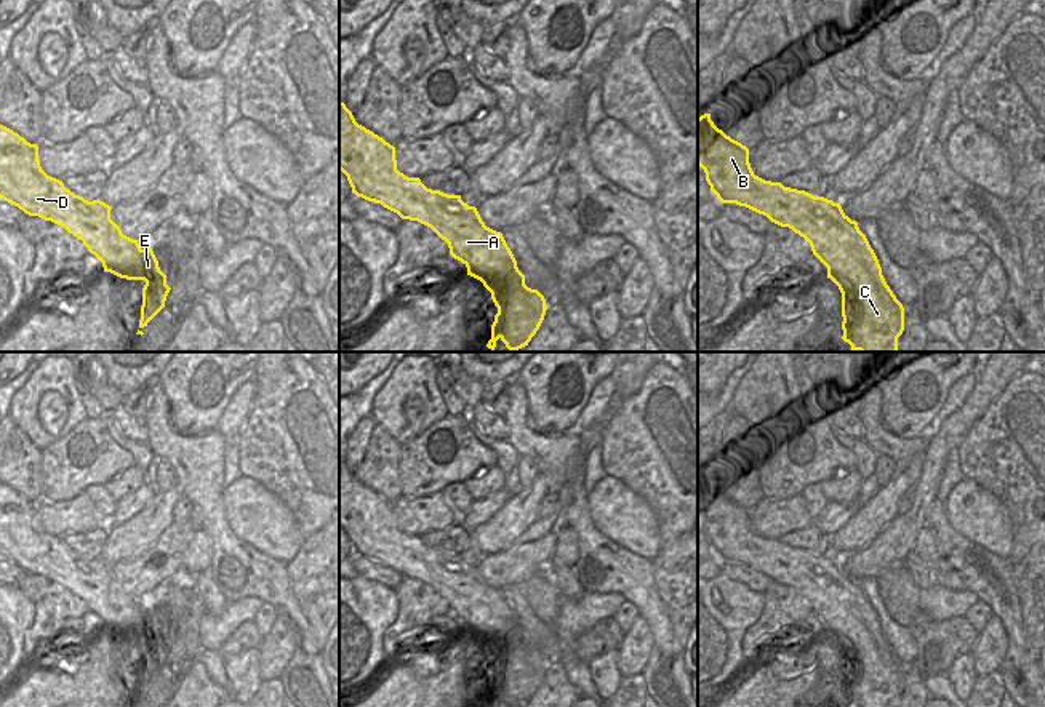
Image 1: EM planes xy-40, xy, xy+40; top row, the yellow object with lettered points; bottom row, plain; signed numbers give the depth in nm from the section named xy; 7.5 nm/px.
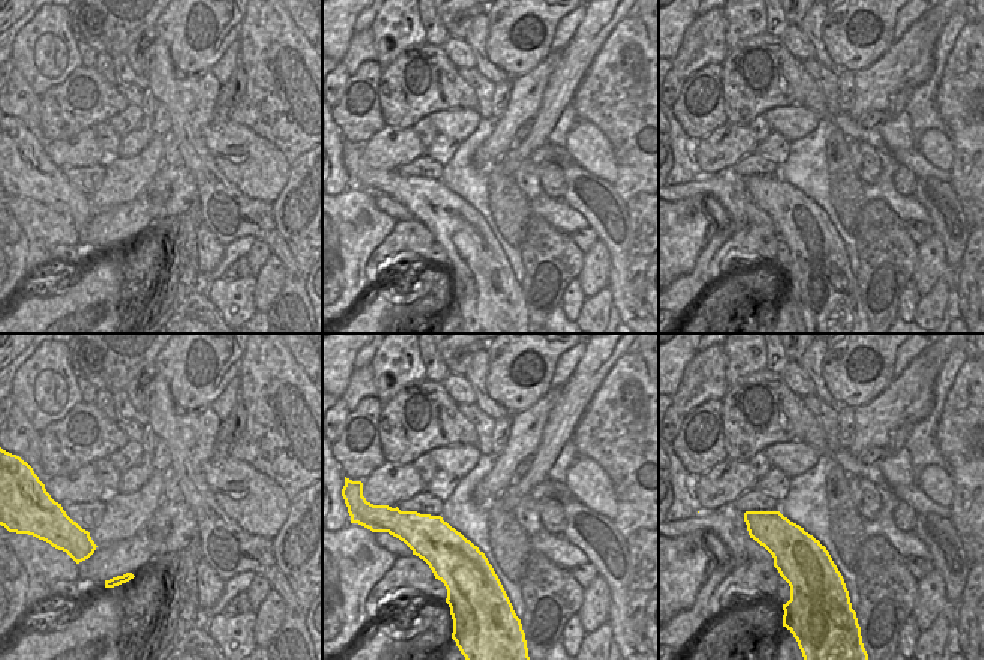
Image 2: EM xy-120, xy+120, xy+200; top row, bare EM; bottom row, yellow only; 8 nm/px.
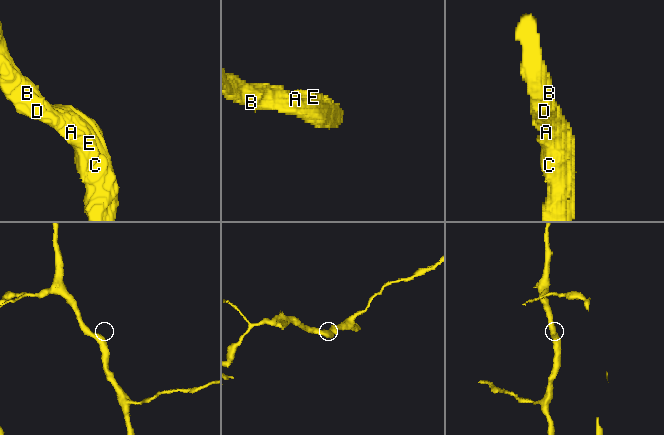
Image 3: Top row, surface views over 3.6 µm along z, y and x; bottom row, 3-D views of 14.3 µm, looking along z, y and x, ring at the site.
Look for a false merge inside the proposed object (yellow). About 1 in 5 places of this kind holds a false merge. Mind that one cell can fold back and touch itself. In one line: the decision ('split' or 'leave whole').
leave whole

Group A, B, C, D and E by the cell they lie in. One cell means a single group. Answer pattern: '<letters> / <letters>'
A B C D E

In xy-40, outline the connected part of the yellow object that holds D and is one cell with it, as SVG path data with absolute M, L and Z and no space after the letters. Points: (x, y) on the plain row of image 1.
M0 483L0 557L29 574L38 574L64 585L69 592L82 598L88 609L102 621L104 630L126 638L144 638L141 678L136 691L144 693L141 688L165 665L171 648L152 606L147 605L142 608L138 598L122 592L120 585L110 577L112 565L99 557L88 560L66 547L62 539L48 534L40 525L37 502L27 501L3 483Z

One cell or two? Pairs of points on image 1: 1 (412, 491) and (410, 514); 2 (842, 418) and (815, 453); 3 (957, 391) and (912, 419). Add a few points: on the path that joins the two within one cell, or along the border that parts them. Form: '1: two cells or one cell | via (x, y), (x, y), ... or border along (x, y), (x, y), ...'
1: two cells | border along (440, 490), (426, 496), (402, 499)
2: two cells | border along (826, 413), (836, 426)
3: two cells | border along (972, 371), (954, 383), (940, 411), (924, 429)

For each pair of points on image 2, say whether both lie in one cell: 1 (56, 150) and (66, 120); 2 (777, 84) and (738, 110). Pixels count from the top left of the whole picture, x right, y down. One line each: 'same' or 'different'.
1: different
2: same

